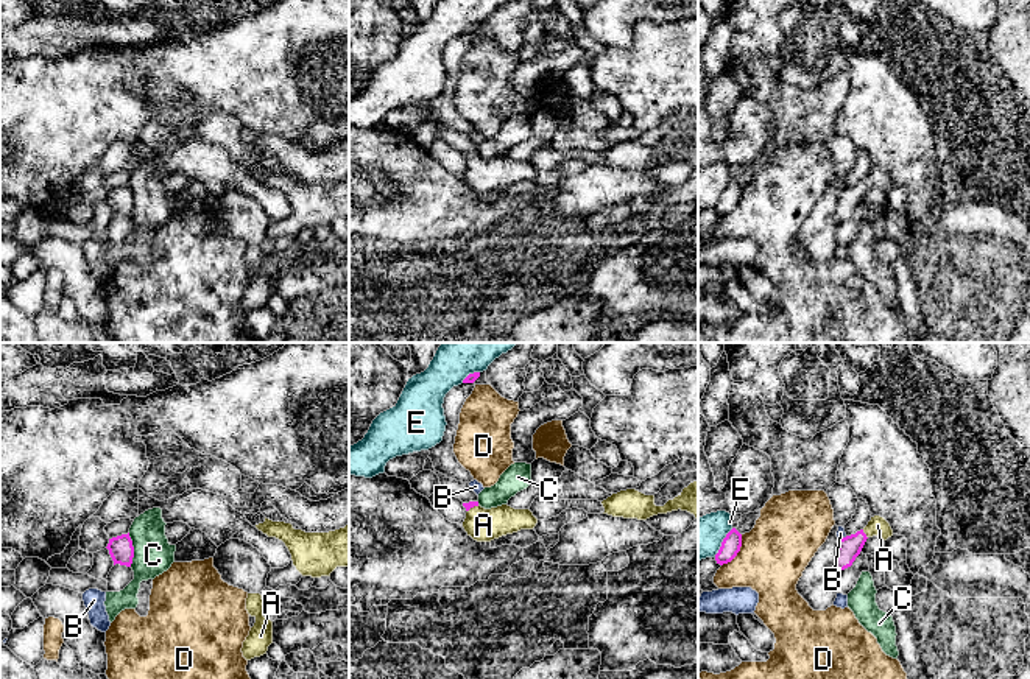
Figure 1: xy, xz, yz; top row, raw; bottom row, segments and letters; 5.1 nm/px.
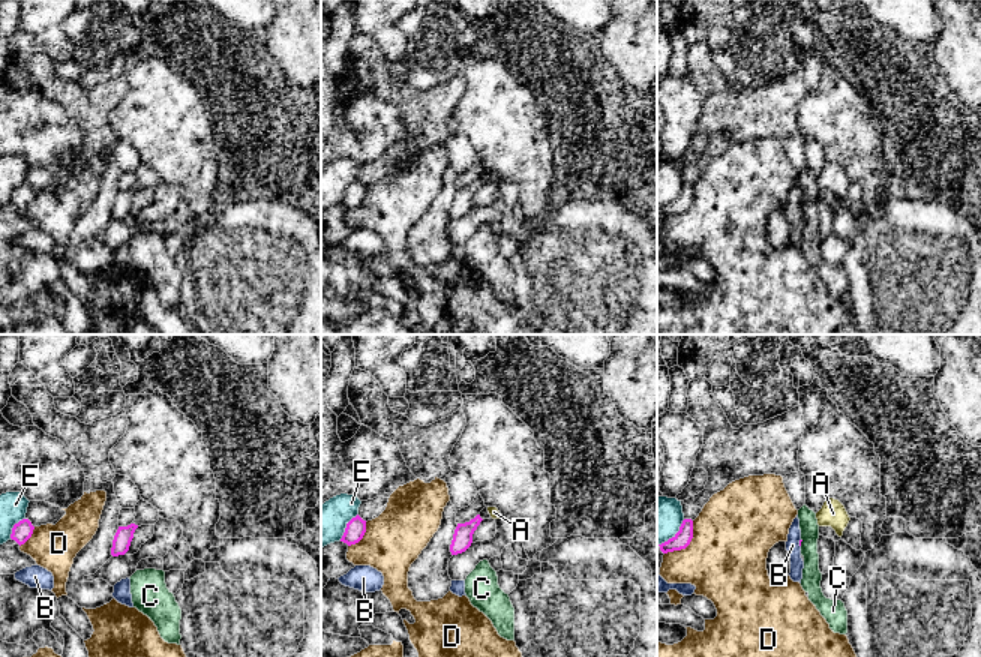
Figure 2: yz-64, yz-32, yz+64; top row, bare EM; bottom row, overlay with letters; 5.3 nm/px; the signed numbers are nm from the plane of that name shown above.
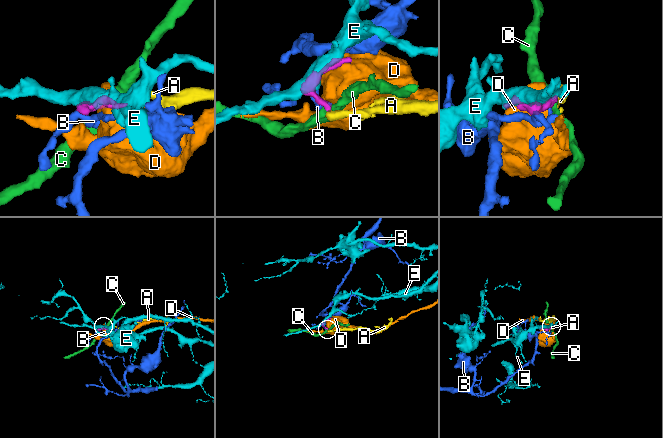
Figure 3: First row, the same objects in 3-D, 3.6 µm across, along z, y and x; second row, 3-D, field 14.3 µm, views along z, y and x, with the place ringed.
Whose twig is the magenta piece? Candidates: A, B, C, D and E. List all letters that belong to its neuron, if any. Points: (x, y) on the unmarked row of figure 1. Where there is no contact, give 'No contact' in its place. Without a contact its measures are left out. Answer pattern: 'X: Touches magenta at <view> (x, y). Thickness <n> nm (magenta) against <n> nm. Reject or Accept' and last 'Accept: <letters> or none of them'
A: Touches magenta at yz (865, 186). Thickness 120 nm (magenta) against 100 nm. Accept
B: Touches magenta at yz (843, 189). Thickness 120 nm (magenta) against 50 nm. Reject
C: Touches magenta at xy (133, 201). Thickness 130 nm (magenta) against 200 nm. Reject
D: Touches magenta at yz (739, 201). Thickness 100 nm (magenta) against 340 nm. Reject
E: Touches magenta at yz (722, 193). Thickness 100 nm (magenta) against 220 nm. Reject
Accept: A

